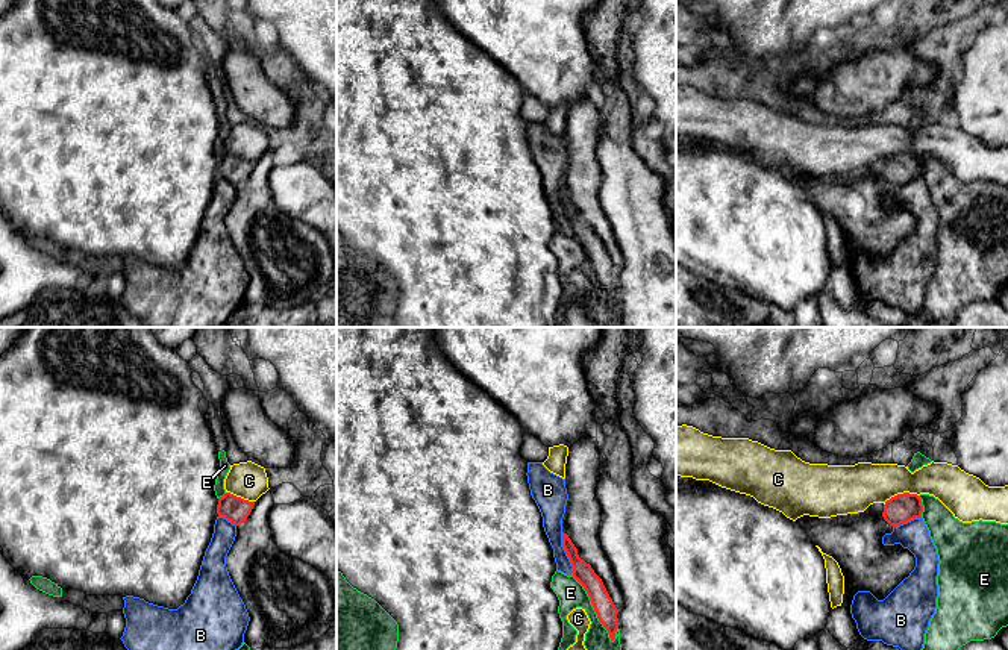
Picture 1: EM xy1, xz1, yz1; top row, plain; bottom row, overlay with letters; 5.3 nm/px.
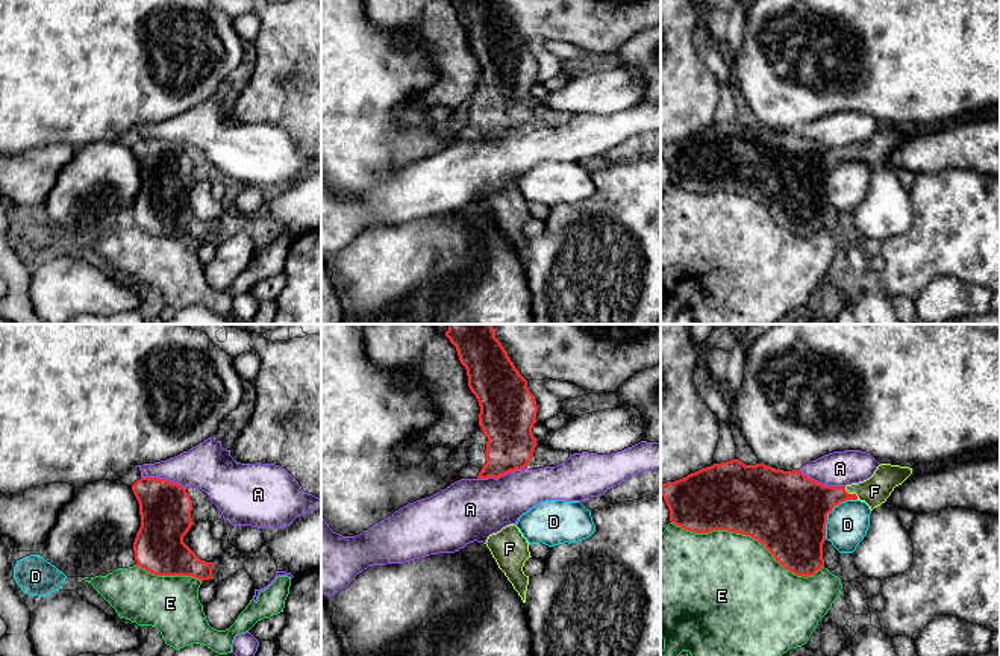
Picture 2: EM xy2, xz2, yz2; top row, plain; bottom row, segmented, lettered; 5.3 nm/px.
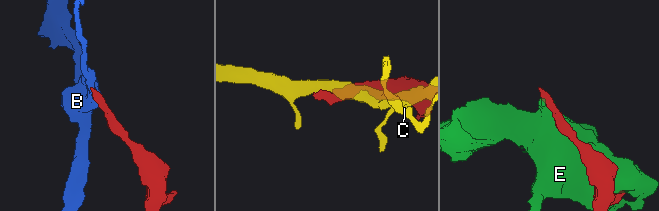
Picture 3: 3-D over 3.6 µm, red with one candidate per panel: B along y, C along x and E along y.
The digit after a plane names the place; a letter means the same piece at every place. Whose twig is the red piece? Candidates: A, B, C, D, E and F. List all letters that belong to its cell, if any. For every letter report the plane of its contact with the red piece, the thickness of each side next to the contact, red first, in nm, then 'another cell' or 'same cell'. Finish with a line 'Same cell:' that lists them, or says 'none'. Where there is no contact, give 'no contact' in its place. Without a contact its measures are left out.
A: meets red in xz2; 260 nm thick on the red side, 340 nm on the other; another cell
B: meets red in xz1; 110 nm thick on the red side, 140 nm on the other; another cell
C: meets red in yz1; 160 nm thick on the red side, 240 nm on the other; another cell
D: meets red in yz2; 420 nm thick on the red side, 220 nm on the other; another cell
E: meets red in yz2; 420 nm thick on the red side, 480 nm on the other; another cell
F: meets red in yz2; 260 nm thick on the red side, 150 nm on the other; same cell
Same cell: F

